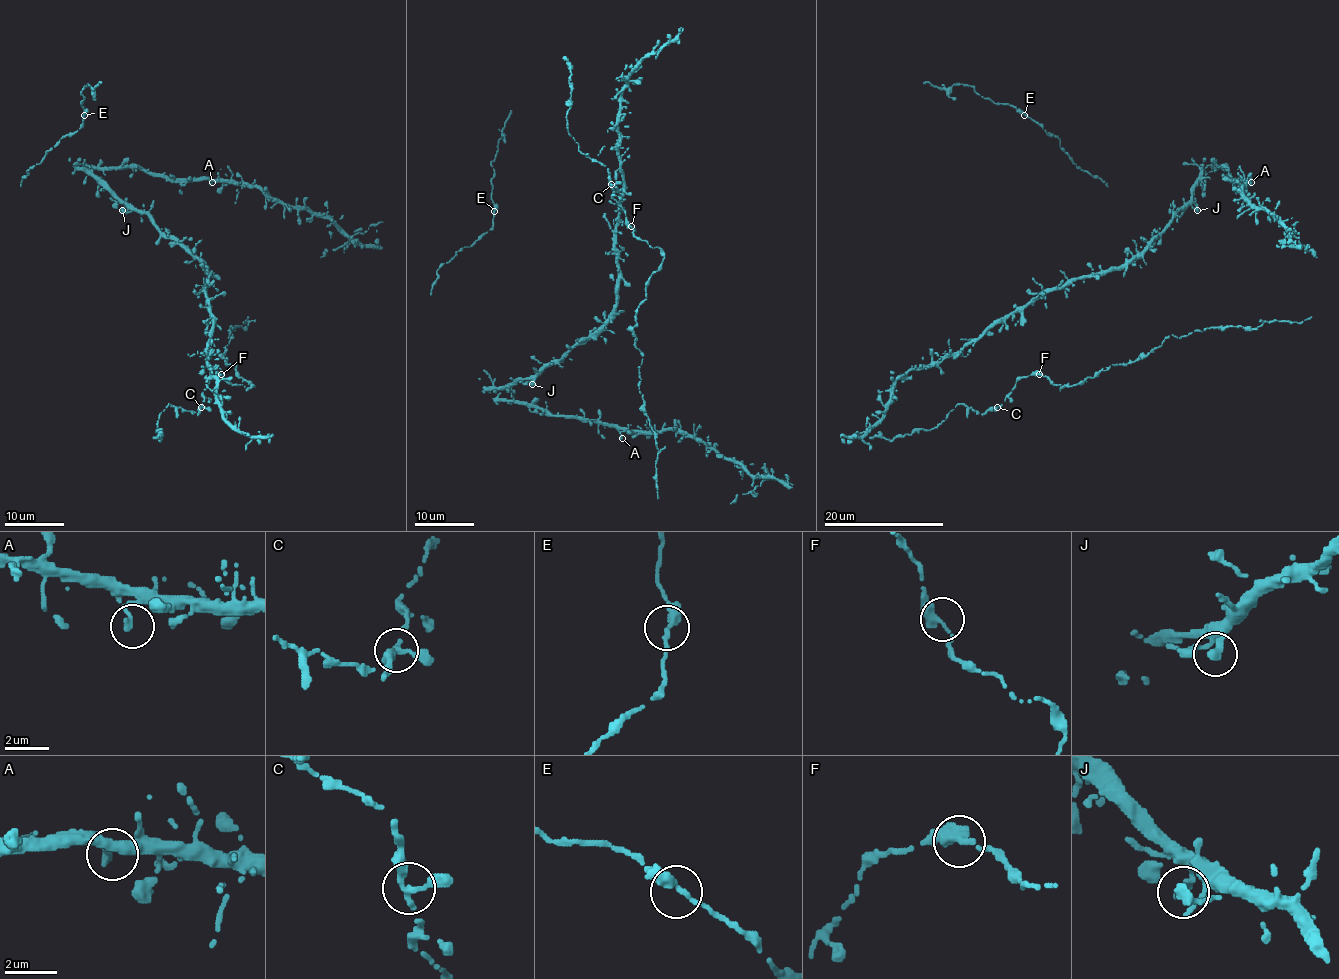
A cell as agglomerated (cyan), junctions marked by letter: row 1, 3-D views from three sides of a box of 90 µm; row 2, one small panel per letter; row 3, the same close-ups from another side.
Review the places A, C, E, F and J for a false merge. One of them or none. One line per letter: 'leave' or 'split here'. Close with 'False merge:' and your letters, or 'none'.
A: leave
C: leave
E: leave
F: leave
J: leave
False merge: none

